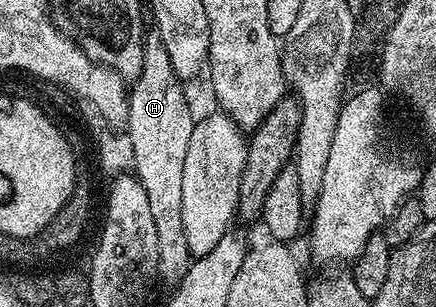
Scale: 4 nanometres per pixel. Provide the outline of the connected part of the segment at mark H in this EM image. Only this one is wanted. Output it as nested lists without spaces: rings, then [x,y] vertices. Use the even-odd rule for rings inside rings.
[[[155,30],[148,31],[145,35],[143,66],[129,92],[129,114],[125,126],[135,153],[133,170],[147,192],[147,198],[150,199],[151,218],[154,219],[155,232],[158,235],[158,275],[162,281],[169,283],[169,286],[180,284],[182,278],[186,276],[193,256],[187,246],[183,229],[183,167],[196,119],[191,112],[183,88],[183,82],[171,66],[170,55],[162,44],[160,34]]]

